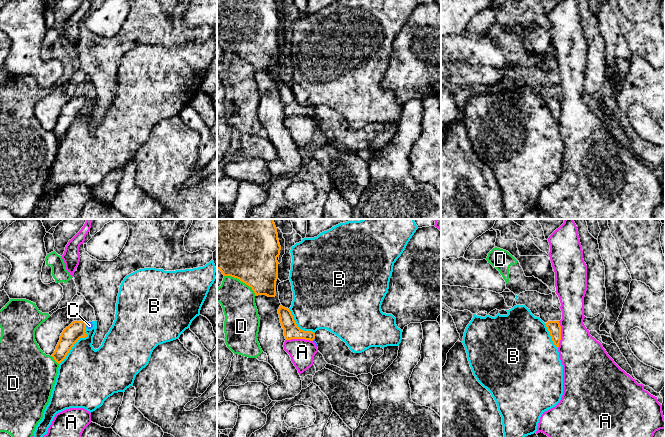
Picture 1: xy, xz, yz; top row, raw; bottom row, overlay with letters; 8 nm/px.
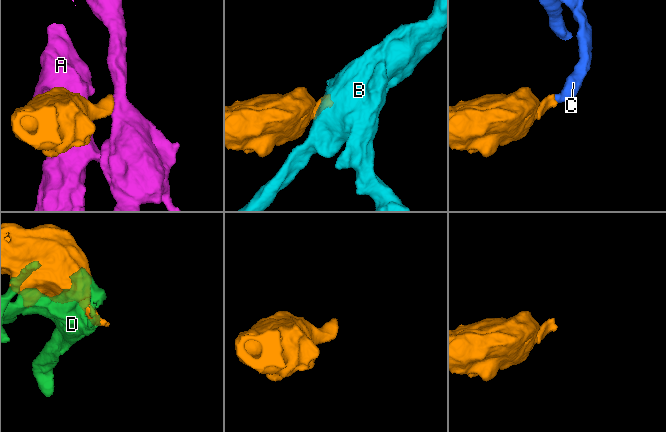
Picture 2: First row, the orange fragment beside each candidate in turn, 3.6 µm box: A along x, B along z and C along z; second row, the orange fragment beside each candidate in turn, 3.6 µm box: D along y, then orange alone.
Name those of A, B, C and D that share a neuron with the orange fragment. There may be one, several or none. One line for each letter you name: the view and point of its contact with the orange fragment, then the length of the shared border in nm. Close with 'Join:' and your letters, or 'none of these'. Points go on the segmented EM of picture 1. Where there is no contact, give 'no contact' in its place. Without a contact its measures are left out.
C: xy (85, 324) | 40 nm
Join: C

